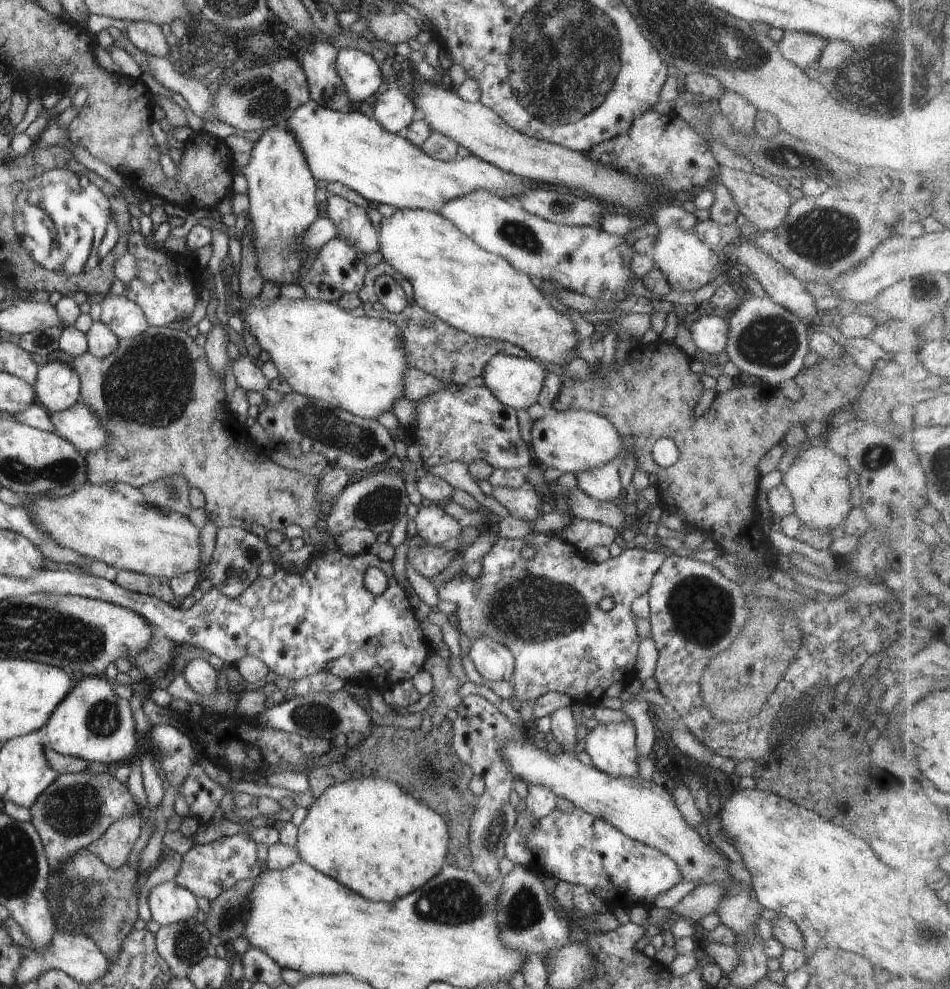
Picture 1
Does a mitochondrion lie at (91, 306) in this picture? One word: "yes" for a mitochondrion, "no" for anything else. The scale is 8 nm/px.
no

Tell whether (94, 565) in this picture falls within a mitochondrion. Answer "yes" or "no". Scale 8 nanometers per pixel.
no

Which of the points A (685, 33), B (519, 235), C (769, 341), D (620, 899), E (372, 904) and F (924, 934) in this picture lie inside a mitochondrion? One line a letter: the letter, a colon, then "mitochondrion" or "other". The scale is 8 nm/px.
A: mitochondrion
B: mitochondrion
C: mitochondrion
D: other
E: other
F: mitochondrion

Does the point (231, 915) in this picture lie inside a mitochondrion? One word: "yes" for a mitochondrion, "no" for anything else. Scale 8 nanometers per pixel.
yes

